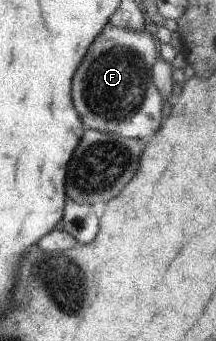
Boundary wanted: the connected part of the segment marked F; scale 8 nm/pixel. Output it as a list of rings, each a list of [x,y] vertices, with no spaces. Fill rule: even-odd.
[[[106,24],[72,76],[72,104],[82,124],[124,138],[144,138],[156,132],[163,103],[150,74],[156,54],[154,40],[146,32]]]

